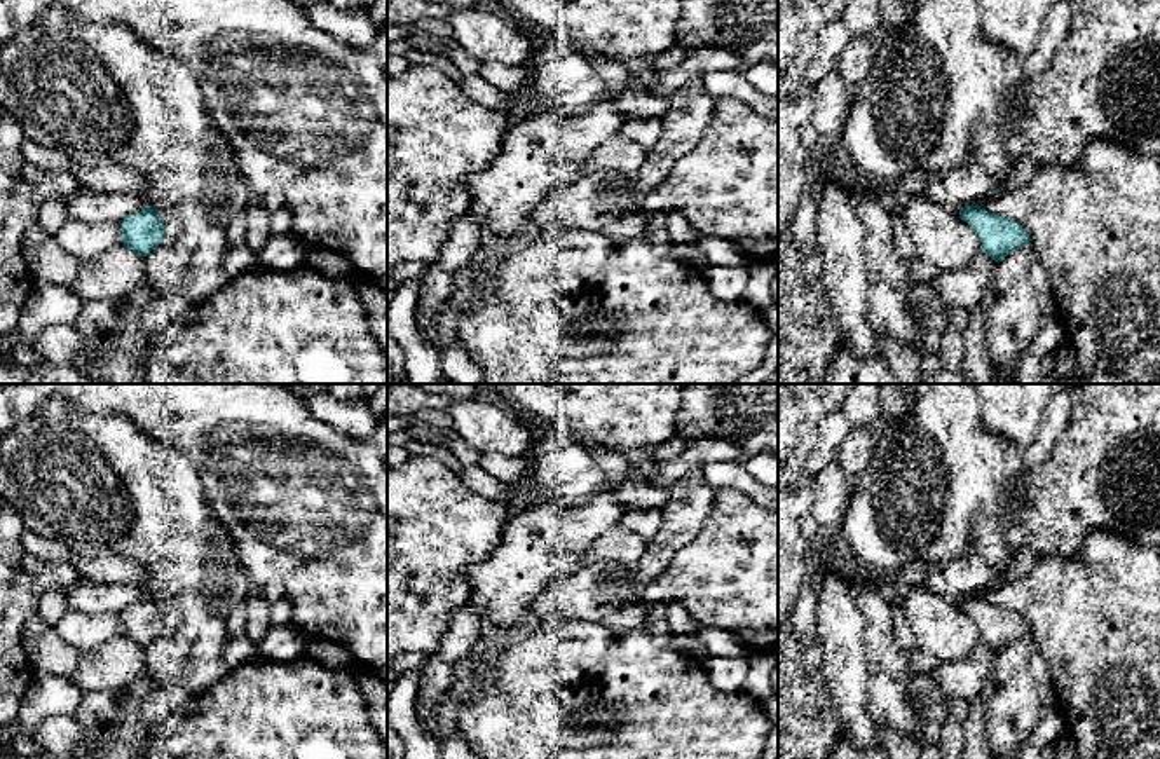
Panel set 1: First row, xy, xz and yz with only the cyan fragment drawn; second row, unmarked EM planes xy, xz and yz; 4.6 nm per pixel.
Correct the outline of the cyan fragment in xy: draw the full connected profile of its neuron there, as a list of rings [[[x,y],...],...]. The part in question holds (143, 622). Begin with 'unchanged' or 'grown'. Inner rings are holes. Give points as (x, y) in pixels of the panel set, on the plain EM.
grown | [[[154,597],[126,607],[119,612],[124,639],[136,646],[147,647],[155,640],[167,625],[178,625],[180,614],[176,609],[176,598],[166,598],[167,616],[164,618],[160,607]]]

